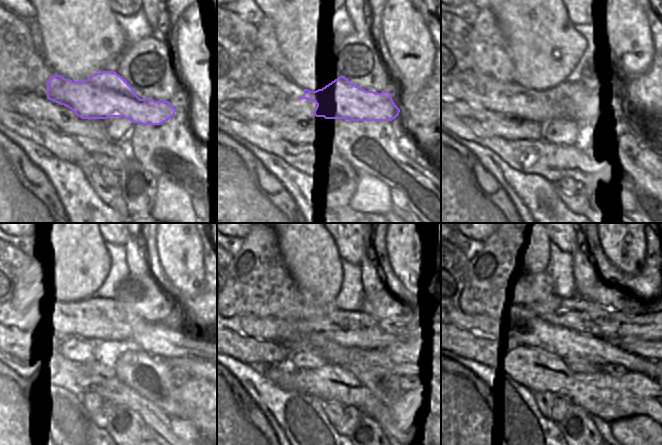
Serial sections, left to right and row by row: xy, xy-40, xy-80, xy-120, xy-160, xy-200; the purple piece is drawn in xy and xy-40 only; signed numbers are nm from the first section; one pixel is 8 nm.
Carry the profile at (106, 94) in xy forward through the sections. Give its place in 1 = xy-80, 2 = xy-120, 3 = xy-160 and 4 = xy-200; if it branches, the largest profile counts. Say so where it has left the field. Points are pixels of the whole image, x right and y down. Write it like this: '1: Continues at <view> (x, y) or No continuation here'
1: Continues at xy-80 (605, 110)
2: Continues at xy-120 (156, 338)
3: Continues at xy-160 (372, 336)
4: Continues at xy-200 (643, 348)

